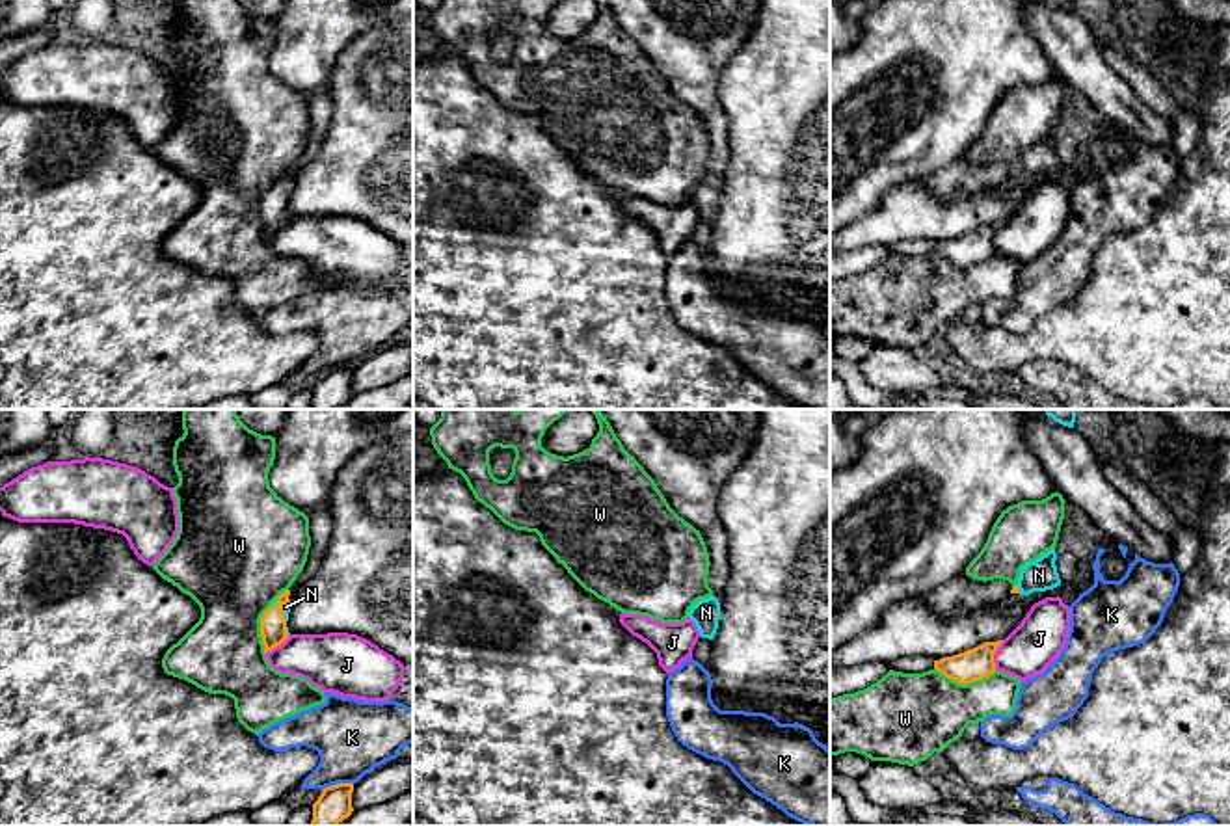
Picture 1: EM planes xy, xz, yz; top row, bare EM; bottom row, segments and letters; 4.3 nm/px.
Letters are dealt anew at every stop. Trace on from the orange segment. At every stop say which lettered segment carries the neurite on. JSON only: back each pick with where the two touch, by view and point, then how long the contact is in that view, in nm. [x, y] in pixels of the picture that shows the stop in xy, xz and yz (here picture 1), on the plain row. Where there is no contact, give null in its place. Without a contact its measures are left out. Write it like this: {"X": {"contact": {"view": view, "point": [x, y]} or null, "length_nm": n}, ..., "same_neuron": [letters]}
{"N": {"contact": {"view": "xy", "point": [283, 194]}, "length_nm": 110}, "same_neuron": ["N"]}

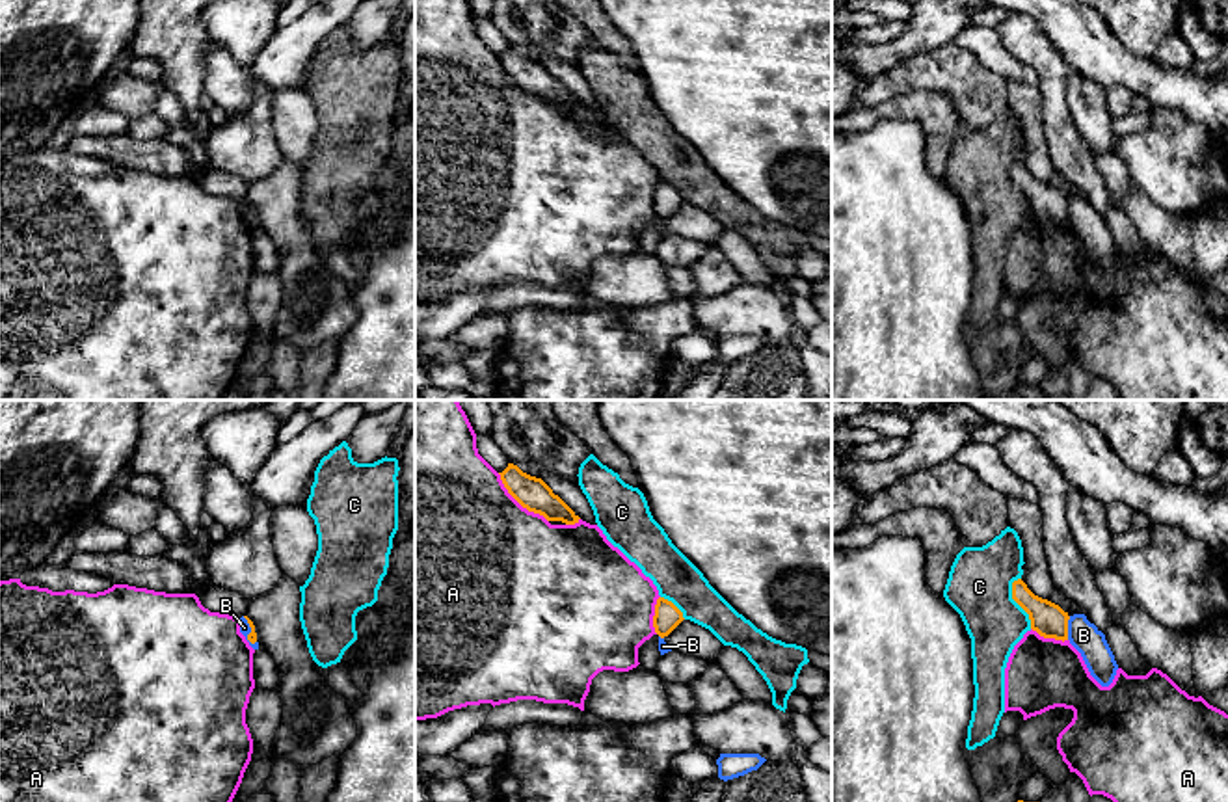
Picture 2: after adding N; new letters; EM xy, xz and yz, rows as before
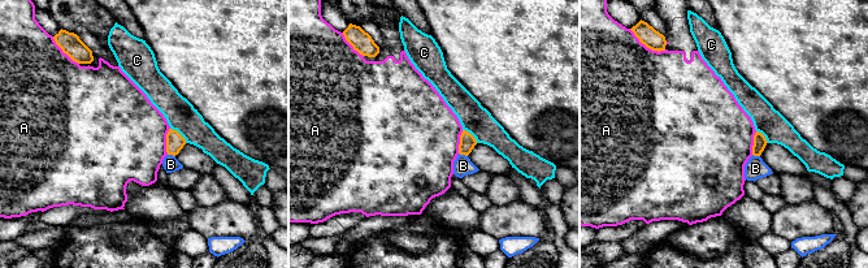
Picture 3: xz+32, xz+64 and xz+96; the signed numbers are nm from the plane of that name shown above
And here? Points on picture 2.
{"same_neuron": []}

